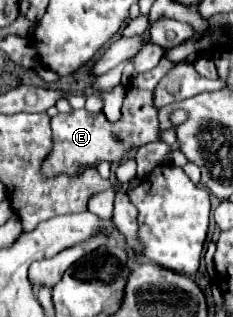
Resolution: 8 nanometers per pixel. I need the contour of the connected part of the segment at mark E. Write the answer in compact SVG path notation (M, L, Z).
M162 57L162 61L148 73L140 73L126 91L122 117L116 123L108 123L104 113L88 113L86 109L70 111L70 113L58 113L52 117L52 139L54 139L54 151L48 161L44 161L44 173L48 177L54 177L56 173L80 173L82 167L96 165L100 161L118 163L132 147L138 149L140 145L146 145L150 141L158 141L158 119L152 115L152 89L158 85L158 81L168 73L172 67L170 61Z

